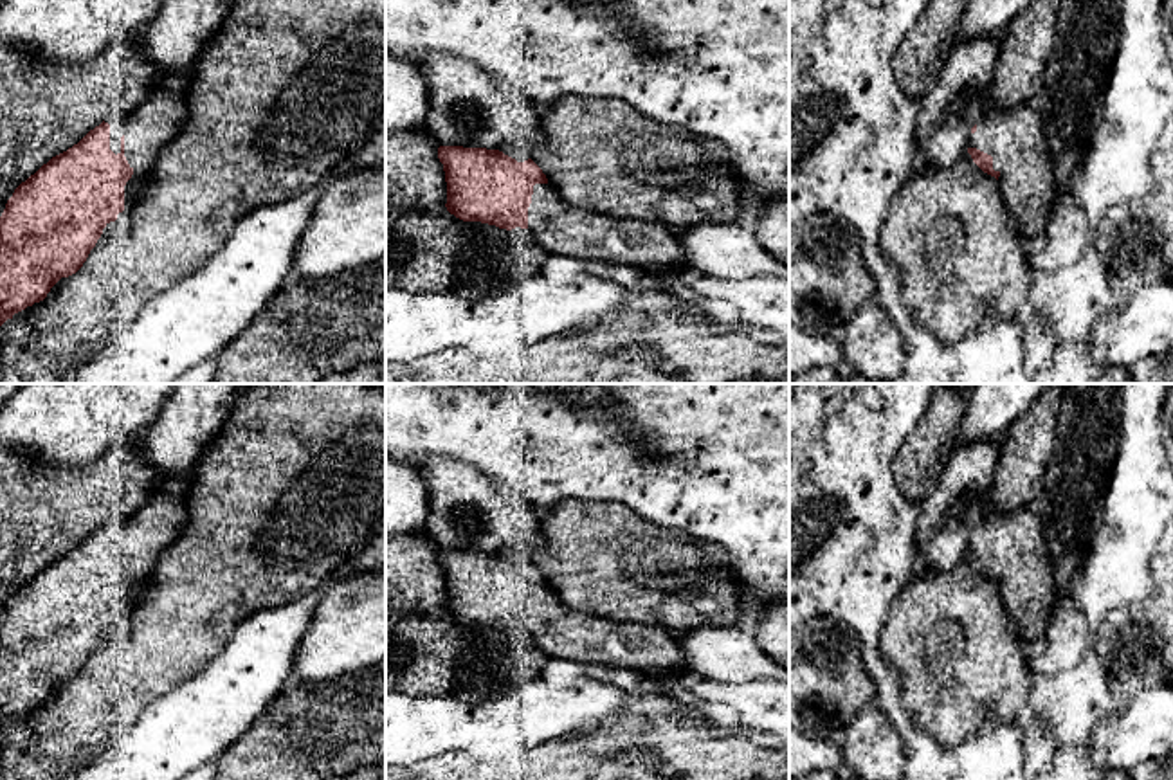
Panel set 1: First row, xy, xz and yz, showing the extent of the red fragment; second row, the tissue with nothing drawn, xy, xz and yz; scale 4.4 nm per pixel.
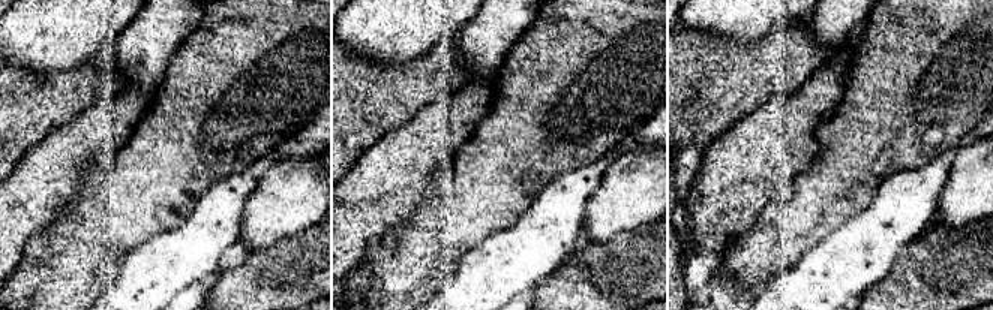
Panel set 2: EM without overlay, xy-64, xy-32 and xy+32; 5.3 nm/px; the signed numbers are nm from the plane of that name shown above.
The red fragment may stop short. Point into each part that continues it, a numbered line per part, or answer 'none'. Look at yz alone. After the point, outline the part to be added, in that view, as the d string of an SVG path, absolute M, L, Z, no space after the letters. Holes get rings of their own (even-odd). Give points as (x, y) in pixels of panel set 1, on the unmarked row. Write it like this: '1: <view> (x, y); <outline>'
1: yz (1017, 543); M989 510L969 537L968 551L993 560L998 593L1016 638L1027 645L1045 636L1056 609L1054 567L1041 510Z

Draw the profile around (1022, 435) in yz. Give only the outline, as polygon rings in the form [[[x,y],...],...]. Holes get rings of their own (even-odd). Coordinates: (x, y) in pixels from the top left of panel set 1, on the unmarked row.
[[[1050,384],[1020,416],[1000,443],[989,510],[1016,512],[1034,504],[1054,454],[1058,385]]]

